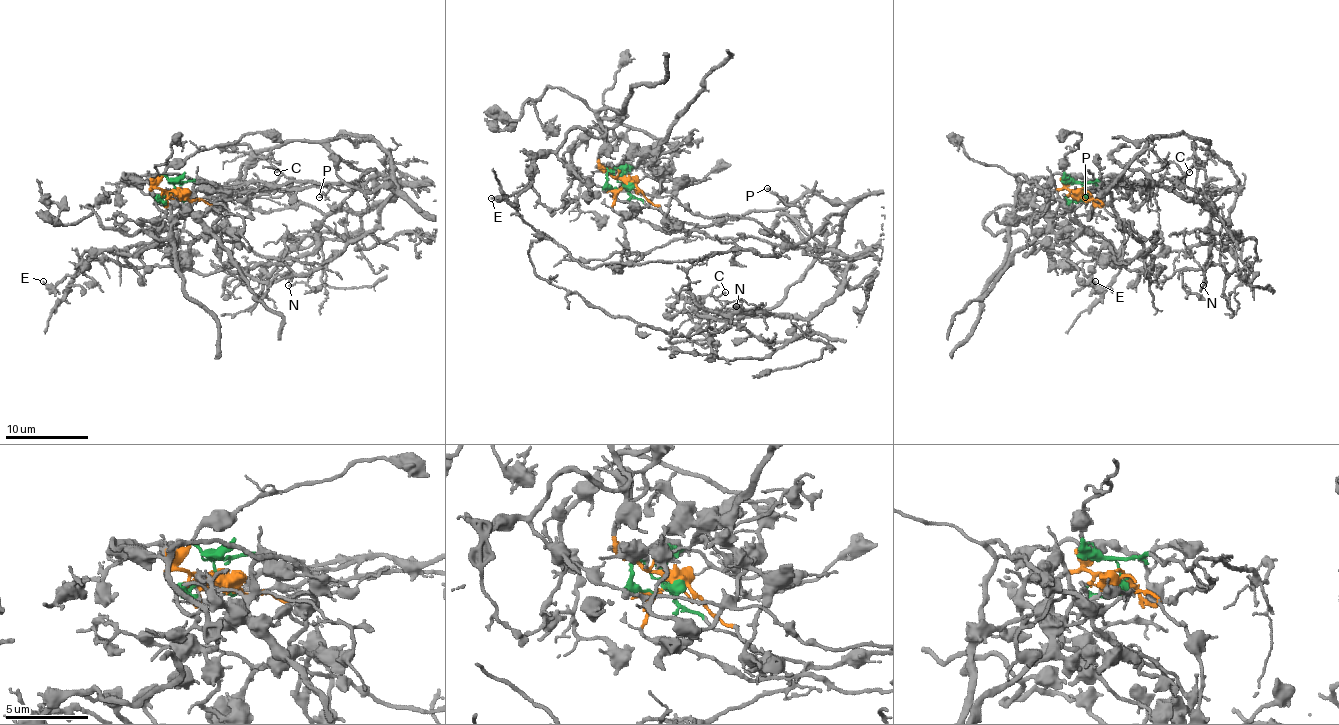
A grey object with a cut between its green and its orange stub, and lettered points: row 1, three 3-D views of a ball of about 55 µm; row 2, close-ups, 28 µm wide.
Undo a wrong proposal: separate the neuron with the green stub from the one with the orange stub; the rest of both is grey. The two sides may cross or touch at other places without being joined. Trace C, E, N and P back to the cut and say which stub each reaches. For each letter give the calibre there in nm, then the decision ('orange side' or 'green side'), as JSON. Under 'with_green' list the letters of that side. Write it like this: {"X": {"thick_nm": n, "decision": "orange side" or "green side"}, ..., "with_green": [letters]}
{"C": {"thick_nm": 110, "decision": "green side"}, "E": {"thick_nm": 220, "decision": "orange side"}, "N": {"thick_nm": 120, "decision": "orange side"}, "P": {"thick_nm": 70, "decision": "orange side"}, "with_green": ["C"]}

